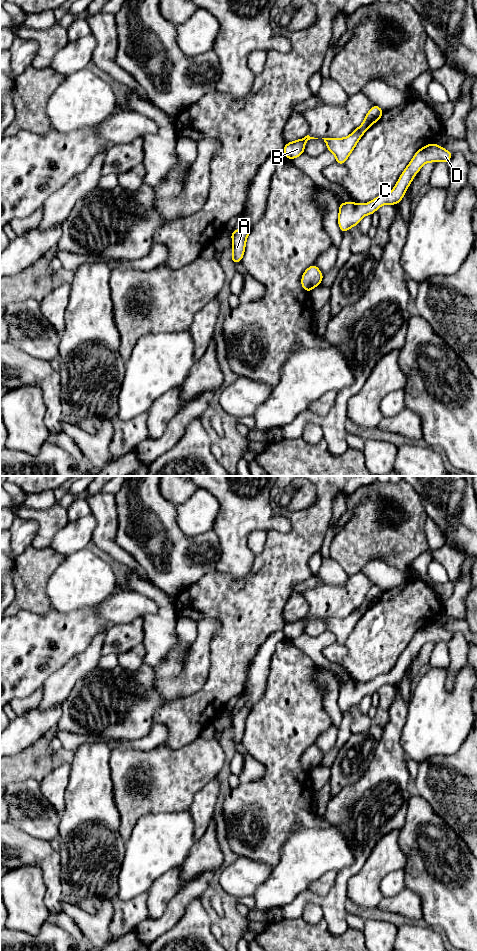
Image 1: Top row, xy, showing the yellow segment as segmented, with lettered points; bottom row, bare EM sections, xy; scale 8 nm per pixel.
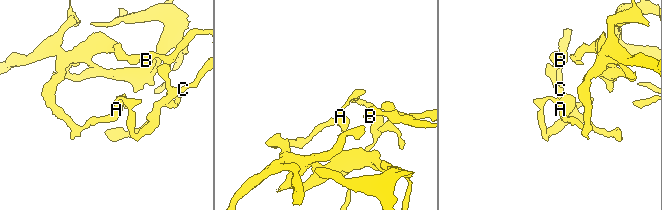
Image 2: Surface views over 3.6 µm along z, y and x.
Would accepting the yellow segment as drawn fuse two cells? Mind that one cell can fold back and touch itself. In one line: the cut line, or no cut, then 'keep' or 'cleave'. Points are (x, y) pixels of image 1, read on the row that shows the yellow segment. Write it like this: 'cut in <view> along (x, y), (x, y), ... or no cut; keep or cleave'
cut in xy along (239, 229), (232, 237); cleave

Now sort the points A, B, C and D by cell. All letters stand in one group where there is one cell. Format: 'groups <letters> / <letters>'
groups A / B C D

